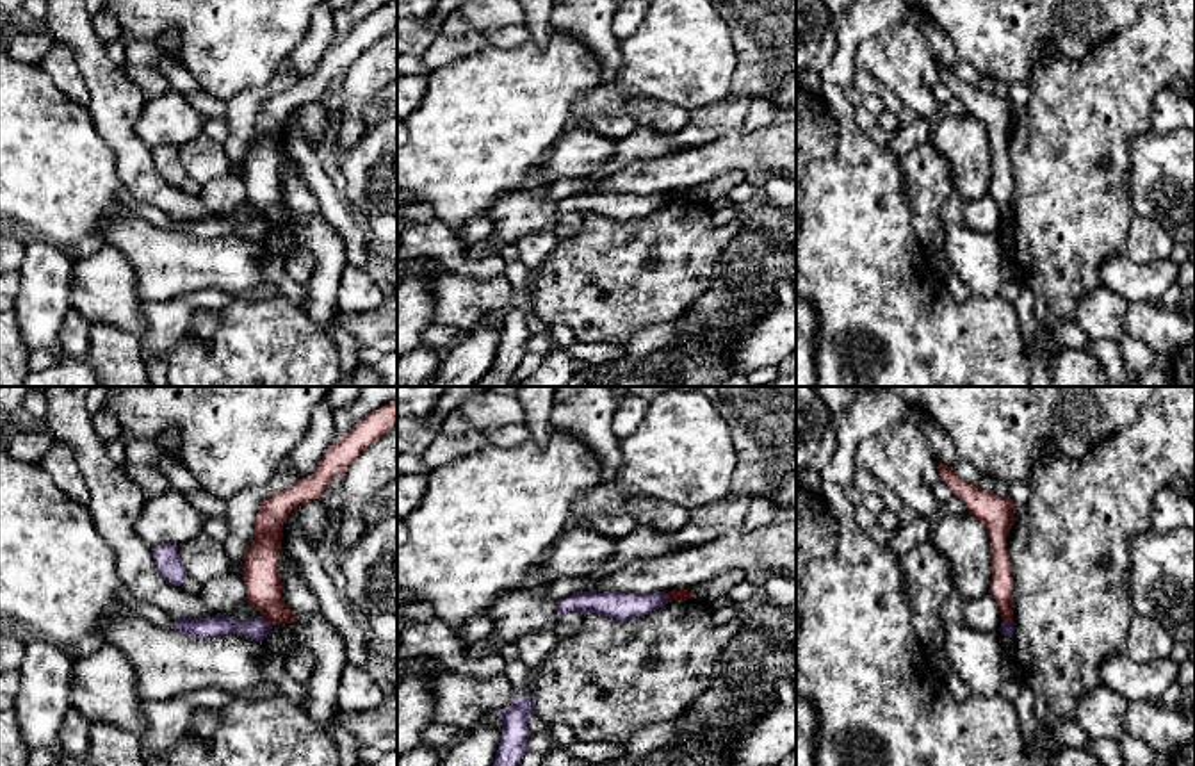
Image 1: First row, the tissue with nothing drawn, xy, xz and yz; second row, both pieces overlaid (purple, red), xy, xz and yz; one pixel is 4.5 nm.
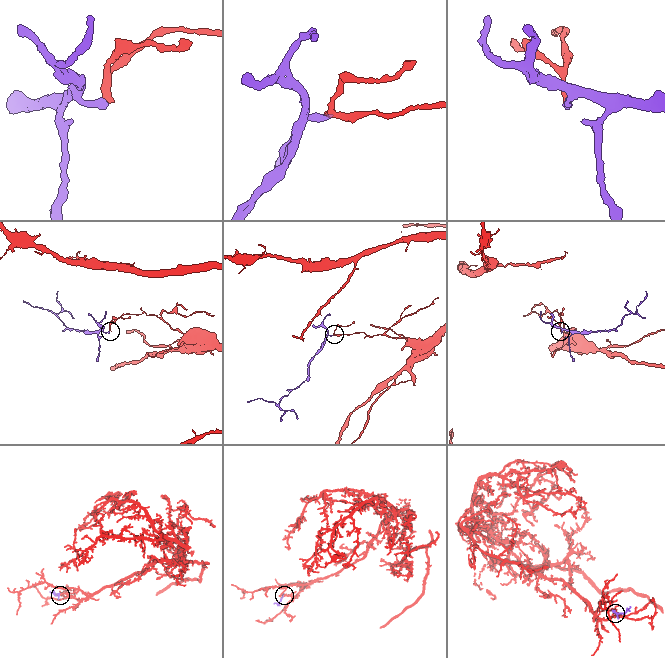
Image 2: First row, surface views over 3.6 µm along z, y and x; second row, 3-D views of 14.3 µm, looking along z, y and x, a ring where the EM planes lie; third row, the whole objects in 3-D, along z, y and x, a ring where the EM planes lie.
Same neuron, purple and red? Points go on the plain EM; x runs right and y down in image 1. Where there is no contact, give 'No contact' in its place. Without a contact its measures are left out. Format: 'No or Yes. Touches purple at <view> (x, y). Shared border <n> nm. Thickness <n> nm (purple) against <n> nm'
No. Touches purple at xy (266, 221). Shared border 70 nm. Thickness 100 nm (purple) against 180 nm

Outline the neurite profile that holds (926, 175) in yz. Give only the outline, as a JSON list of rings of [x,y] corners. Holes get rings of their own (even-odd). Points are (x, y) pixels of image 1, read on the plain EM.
[[[928,139],[899,159],[905,191],[912,207],[912,223],[921,248],[944,253],[944,221],[940,207],[955,192],[947,159]]]

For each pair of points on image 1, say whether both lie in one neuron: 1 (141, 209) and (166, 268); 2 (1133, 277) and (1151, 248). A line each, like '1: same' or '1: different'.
1: different
2: different

